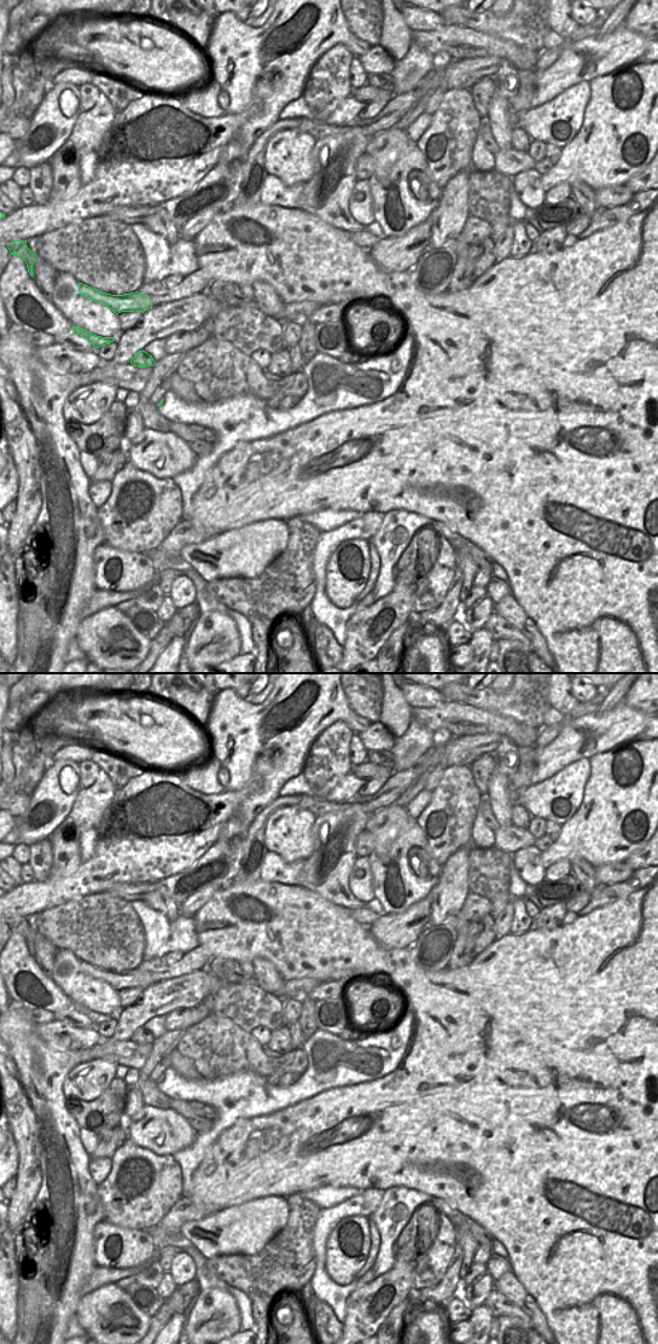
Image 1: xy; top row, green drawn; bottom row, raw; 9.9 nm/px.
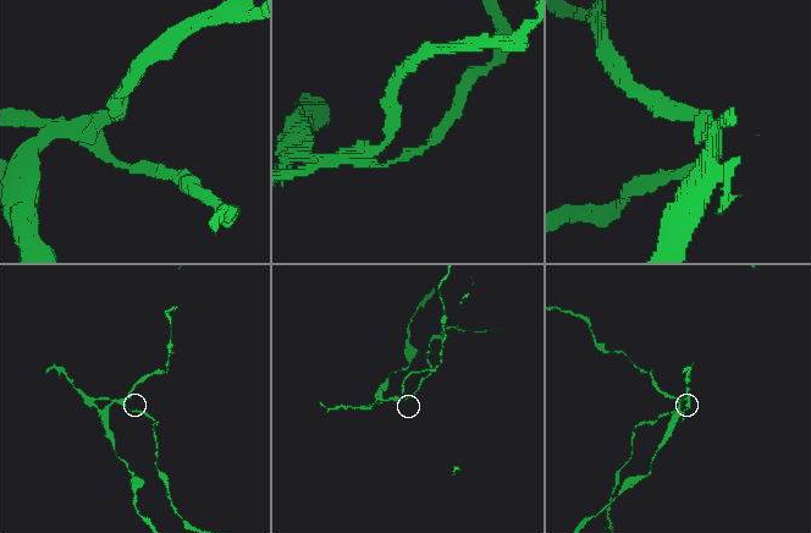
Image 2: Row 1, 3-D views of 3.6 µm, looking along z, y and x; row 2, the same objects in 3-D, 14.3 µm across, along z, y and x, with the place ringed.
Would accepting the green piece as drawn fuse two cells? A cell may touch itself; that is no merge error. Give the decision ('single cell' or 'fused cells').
fused cells

